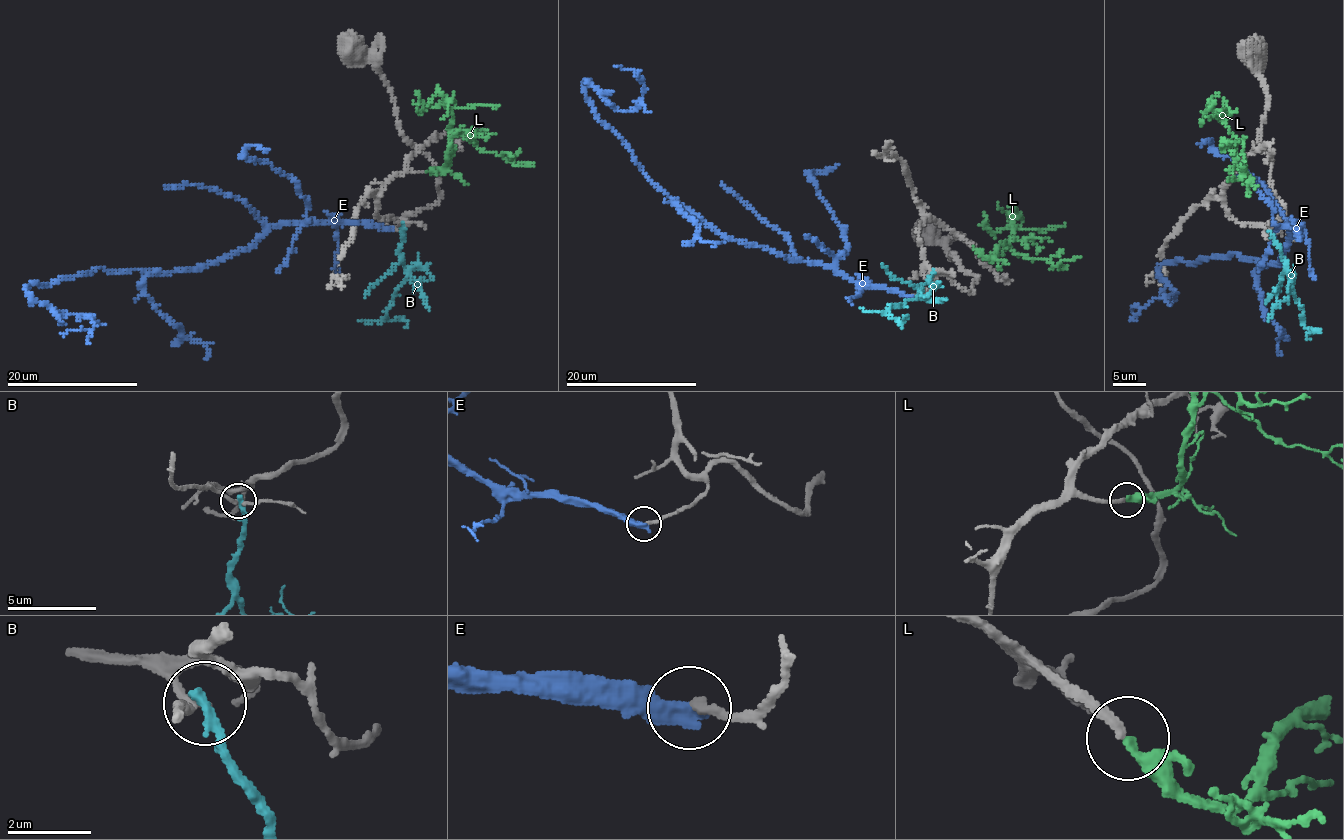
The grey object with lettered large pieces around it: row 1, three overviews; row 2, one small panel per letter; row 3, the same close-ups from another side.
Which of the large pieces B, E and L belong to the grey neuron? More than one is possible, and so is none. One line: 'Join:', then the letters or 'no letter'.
Join: L

